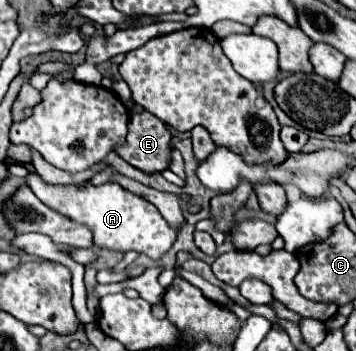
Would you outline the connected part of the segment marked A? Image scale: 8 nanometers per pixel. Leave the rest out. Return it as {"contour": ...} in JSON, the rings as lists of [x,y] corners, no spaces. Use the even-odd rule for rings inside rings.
{"contour":[[[30,172],[26,176],[26,184],[46,206],[86,226],[94,236],[94,248],[106,248],[120,254],[136,250],[152,260],[160,260],[176,242],[176,230],[164,220],[158,208],[146,198],[124,190],[116,182],[106,182],[100,186],[94,186],[88,180],[82,184],[48,184],[38,172]]]}

